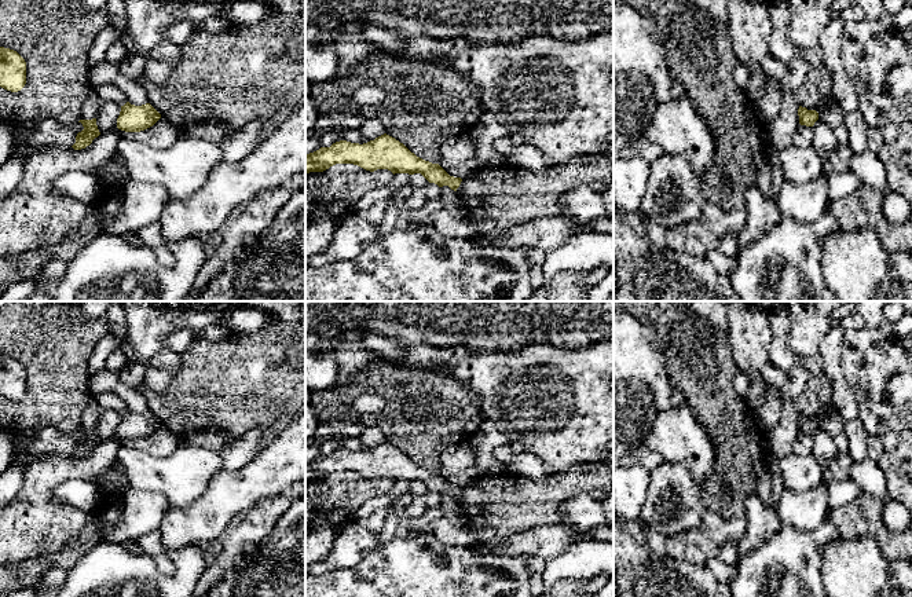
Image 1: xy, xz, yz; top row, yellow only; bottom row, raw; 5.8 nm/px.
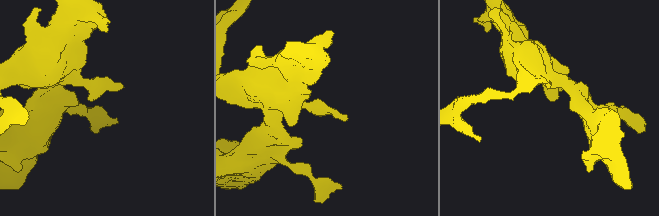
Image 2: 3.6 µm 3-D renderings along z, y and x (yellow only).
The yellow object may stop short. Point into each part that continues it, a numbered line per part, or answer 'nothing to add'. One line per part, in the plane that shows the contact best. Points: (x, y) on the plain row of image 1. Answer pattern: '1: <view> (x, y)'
nothing to add

